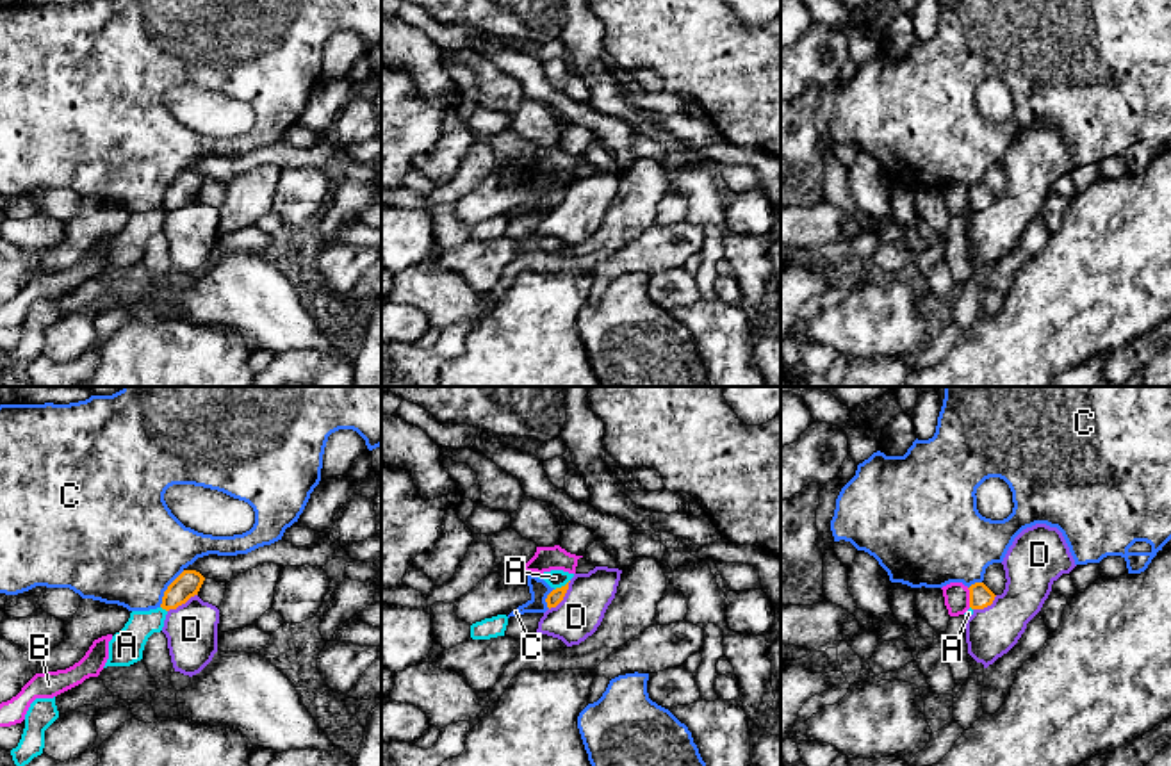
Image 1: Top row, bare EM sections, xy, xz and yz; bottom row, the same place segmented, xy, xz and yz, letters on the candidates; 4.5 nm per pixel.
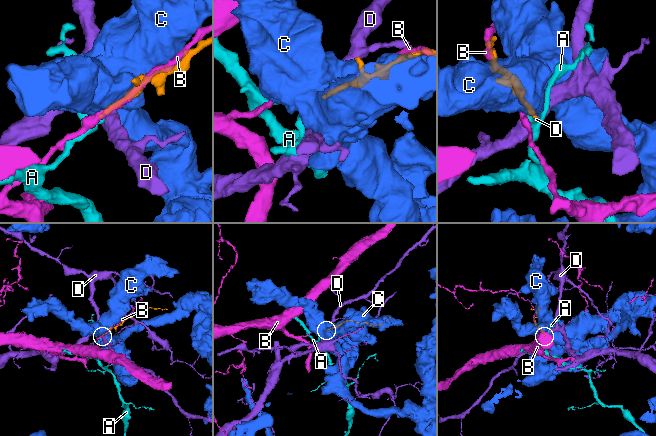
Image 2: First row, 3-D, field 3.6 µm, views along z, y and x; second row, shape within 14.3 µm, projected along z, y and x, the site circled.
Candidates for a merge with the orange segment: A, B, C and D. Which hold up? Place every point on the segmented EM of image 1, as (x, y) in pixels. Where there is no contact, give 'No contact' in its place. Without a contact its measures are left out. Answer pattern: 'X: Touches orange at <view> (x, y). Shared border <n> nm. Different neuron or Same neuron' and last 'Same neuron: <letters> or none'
A: Touches orange at xz (562, 586). Shared border 90 nm. Different neuron
B: Touches orange at yz (970, 597). Shared border 90 nm. Different neuron
C: Touches orange at xy (168, 588). Shared border 200 nm. Different neuron
D: Touches orange at xz (564, 595). Shared border 170 nm. Different neuron
Same neuron: none

